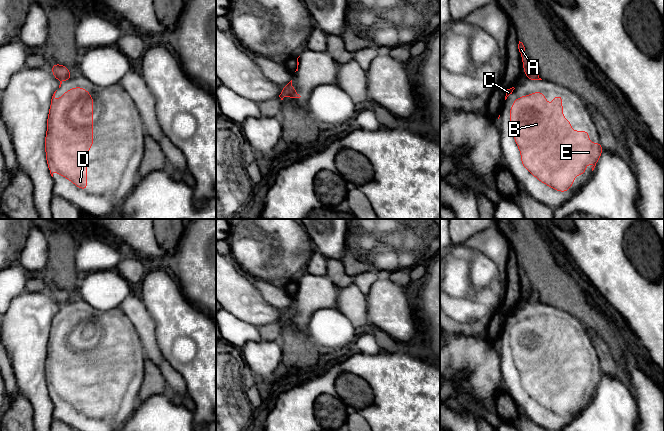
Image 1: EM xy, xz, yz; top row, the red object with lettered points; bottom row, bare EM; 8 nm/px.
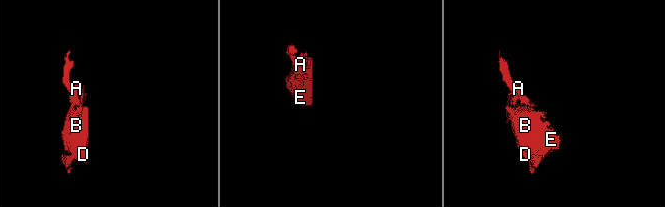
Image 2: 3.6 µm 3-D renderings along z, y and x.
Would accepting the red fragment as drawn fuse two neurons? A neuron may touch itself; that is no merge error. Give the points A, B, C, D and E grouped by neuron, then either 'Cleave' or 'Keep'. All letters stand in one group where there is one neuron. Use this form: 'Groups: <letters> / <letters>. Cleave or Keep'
Groups: A / B C D E. Cleave

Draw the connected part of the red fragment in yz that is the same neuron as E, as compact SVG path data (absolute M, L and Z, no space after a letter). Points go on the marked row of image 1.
M540 91L523 97L516 98L510 109L510 122L513 130L515 142L521 153L521 162L533 176L544 184L560 192L567 190L574 184L576 175L584 175L586 163L592 163L594 170L603 150L601 143L590 143L589 132L573 131L571 123L567 118L563 118L562 95L552 98L552 106L548 106L546 97Z

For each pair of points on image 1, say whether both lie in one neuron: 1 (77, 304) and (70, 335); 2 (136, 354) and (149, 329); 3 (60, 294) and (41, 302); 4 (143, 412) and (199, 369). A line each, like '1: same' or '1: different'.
1: same
2: different
3: different
4: different

